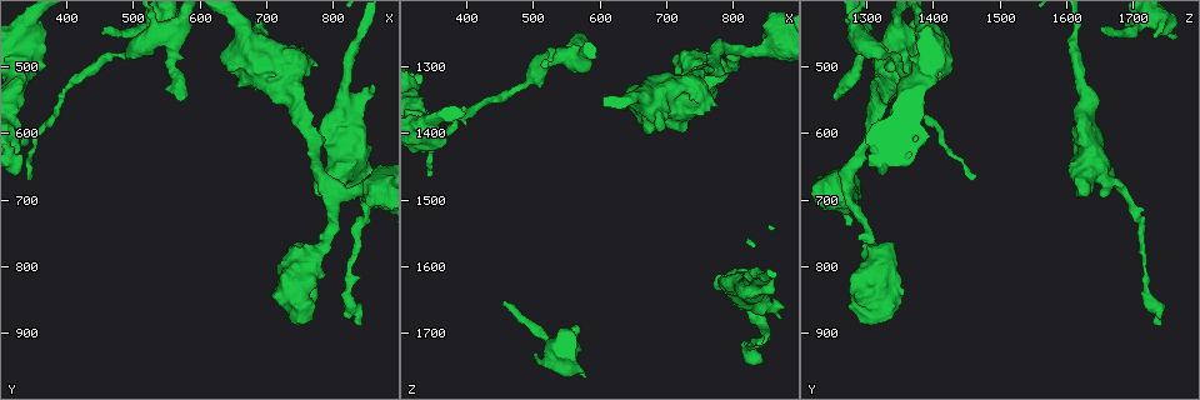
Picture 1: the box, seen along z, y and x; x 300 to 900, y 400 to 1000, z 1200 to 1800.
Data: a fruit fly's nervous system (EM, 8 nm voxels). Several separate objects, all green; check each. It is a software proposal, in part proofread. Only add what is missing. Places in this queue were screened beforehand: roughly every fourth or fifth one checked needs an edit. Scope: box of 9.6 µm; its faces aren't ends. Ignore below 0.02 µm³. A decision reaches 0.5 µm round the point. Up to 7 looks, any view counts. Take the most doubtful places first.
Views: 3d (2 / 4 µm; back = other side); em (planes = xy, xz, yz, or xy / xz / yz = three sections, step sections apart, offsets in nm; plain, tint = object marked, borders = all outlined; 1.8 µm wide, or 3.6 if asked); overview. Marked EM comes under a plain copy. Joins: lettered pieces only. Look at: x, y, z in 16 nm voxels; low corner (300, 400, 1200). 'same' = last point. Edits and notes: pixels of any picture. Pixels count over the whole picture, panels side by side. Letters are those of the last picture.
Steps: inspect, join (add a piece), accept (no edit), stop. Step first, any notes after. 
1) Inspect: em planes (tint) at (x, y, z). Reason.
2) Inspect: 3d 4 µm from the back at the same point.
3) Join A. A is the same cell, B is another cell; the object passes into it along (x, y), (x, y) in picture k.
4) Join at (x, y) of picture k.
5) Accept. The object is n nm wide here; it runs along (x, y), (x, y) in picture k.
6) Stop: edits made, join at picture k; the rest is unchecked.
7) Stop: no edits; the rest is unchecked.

Inspect: 3d 2 µm at (455, 450, 1655). An open end.

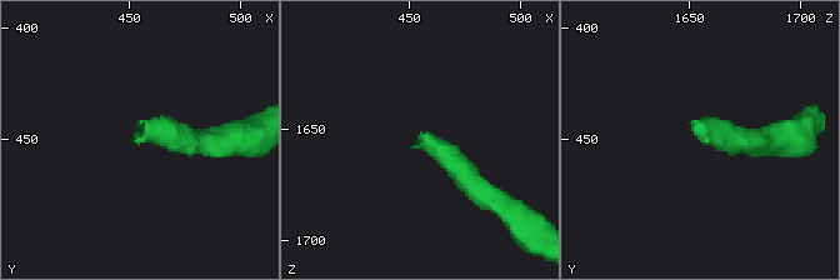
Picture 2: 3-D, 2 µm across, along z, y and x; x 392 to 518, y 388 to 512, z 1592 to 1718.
Inspect: em planes (tint) at (452, 449, 1657). Now the EM.

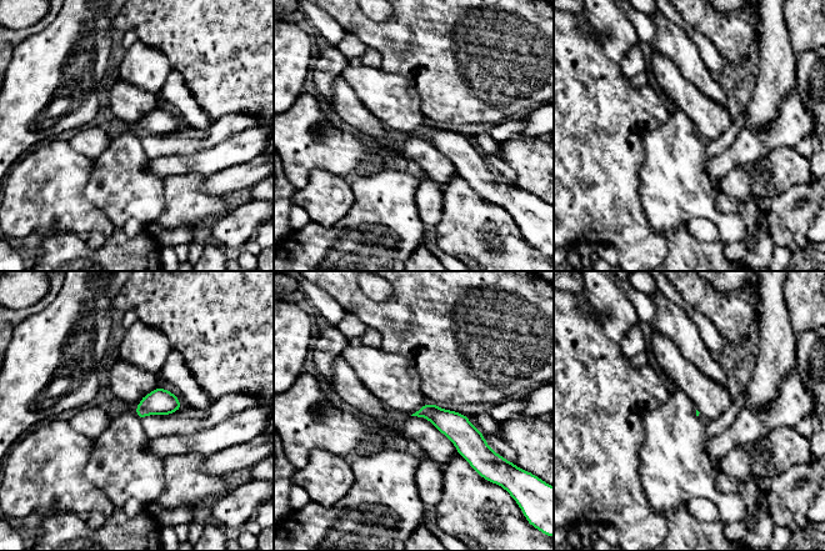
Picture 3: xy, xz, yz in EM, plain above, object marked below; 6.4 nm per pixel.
Inspect: em planes (borders) at the same point.

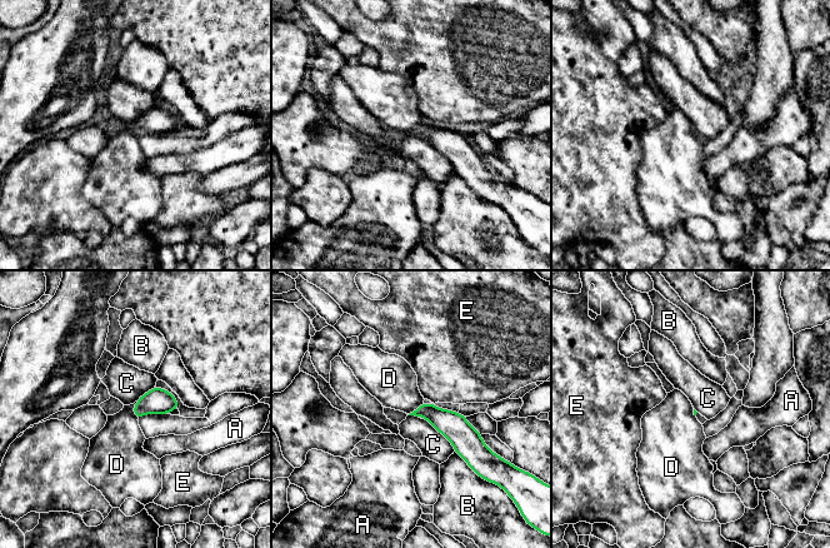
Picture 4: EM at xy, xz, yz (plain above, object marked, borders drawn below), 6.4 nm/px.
Join D. D is the same cell, A, B, C and E are other cells; the object passes into it along (158, 400), (134, 410), (118, 446) in picture 4; it goes on there.

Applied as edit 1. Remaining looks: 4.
Inspect: 3d 4 µm at (570, 550, 1255). Branch stops here.

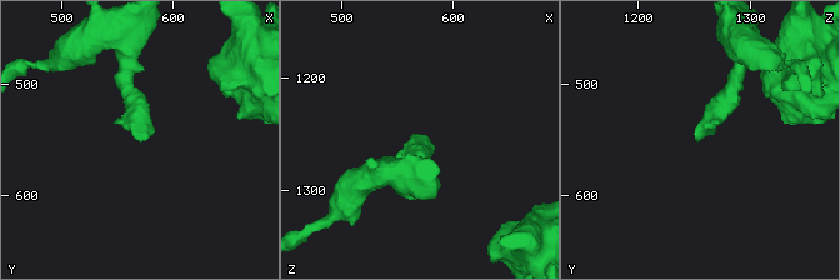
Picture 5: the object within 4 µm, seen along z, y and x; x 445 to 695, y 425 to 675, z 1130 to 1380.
Inspect: em planes (borders) at (572, 552, 1254).

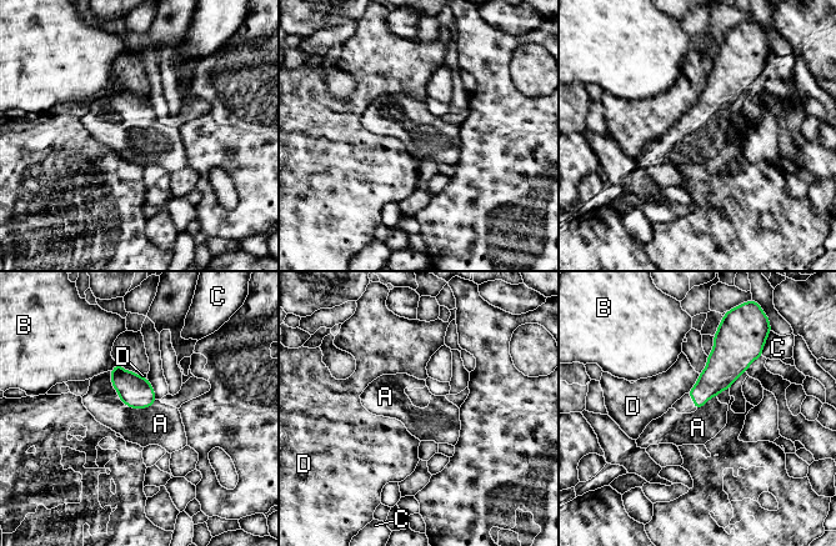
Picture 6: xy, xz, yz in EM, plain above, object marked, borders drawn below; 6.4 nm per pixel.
Join A. A is the same cell, B, C and D are other cells; the object passes into it along (135, 391), (114, 387), (103, 402) in picture 6; the neuron continues.

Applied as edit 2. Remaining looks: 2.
Inspect: 3d 4 µm at (830, 885, 1735). Long arm stops here.

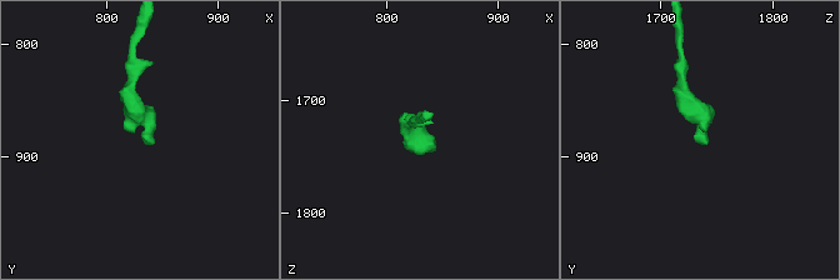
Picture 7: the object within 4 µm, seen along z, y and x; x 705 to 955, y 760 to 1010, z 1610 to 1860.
Inspect: em planes (borders) at (832, 886, 1740). Shape alone is not enough.

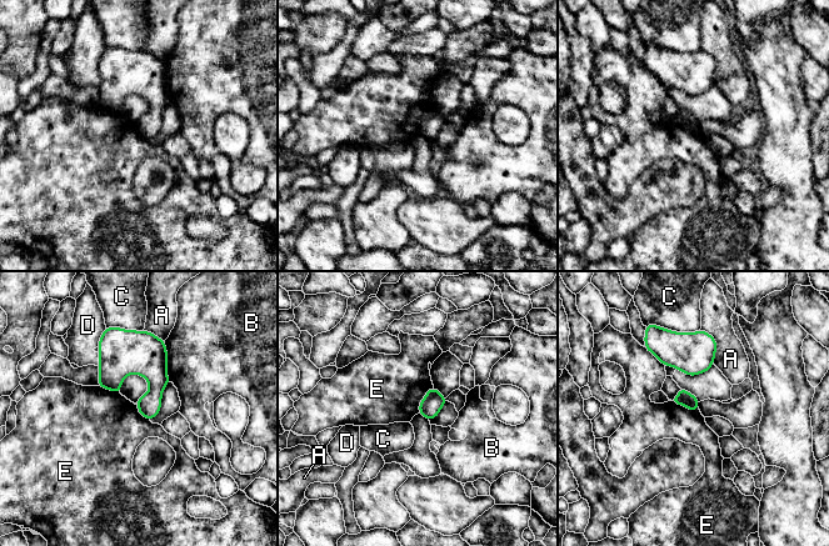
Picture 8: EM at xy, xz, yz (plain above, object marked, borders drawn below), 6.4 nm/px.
Accept. The longest contact is with B, 260 nm; A, B, C, D and E are other cells; a border runs along (433, 386), (420, 401), (418, 412) in picture 8; no lettered piece goes on from it.

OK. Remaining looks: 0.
Stop: edits made, join at picture 4, join at picture 6; the rest is unchecked.

